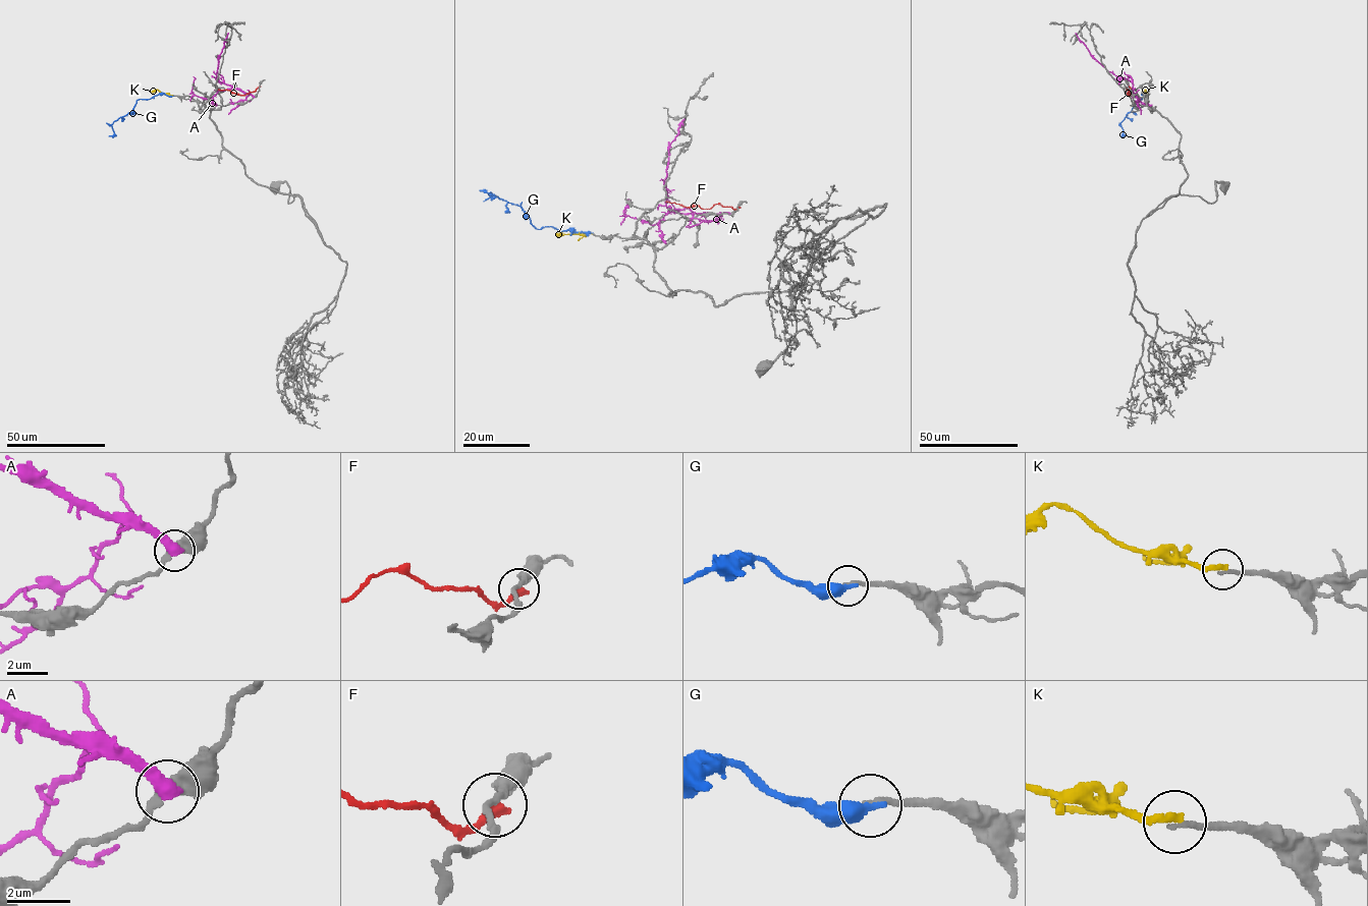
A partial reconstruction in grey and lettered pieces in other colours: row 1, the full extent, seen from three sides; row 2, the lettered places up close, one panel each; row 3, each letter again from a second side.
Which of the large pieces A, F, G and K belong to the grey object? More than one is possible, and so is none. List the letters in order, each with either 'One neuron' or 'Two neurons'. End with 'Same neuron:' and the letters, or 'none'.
A: Two neurons
F: Two neurons
G: One neuron
K: Two neurons
Same neuron: G

